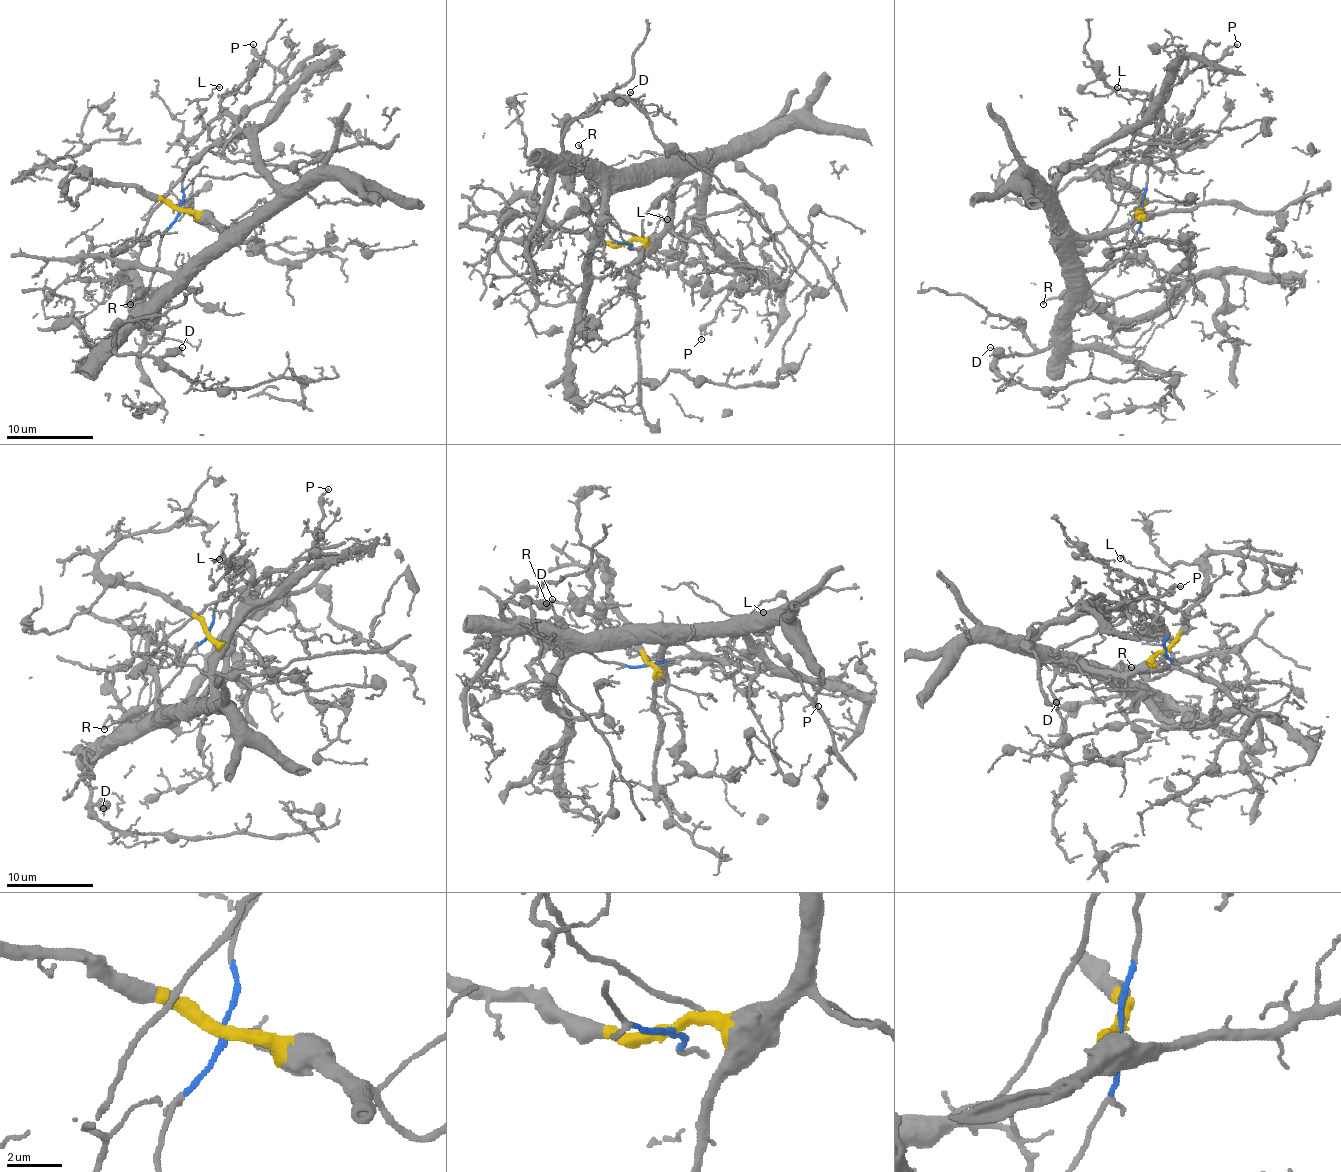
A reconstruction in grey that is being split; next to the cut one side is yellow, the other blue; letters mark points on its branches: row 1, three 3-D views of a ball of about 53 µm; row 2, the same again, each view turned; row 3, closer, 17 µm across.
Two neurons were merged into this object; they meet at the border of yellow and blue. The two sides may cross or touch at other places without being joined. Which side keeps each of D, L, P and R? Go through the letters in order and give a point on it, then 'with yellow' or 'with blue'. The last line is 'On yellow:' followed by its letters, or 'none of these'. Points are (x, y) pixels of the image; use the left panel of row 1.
D: place (182, 347); with yellow
L: place (219, 87); with yellow
P: place (253, 44); with yellow
R: place (130, 304); with blue
On yellow: D, L, P

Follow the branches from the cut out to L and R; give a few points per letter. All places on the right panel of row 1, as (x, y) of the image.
L: (1141, 209), (1123, 227), (1080, 235), (1056, 196), (1066, 172), (1128, 133), (1162, 142), (1143, 102), (1117, 87)
R: (1141, 209), (1141, 227), (1130, 248), (1086, 288), (1075, 288), (1042, 303)

